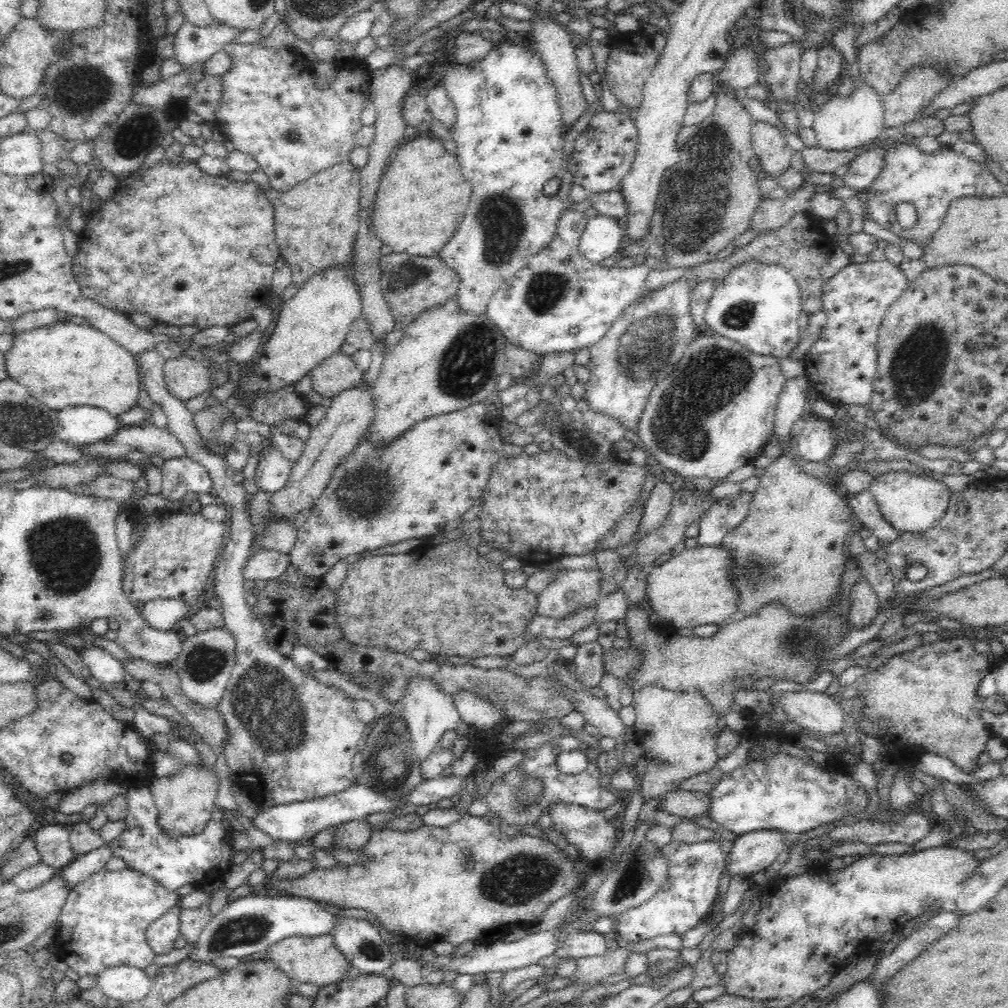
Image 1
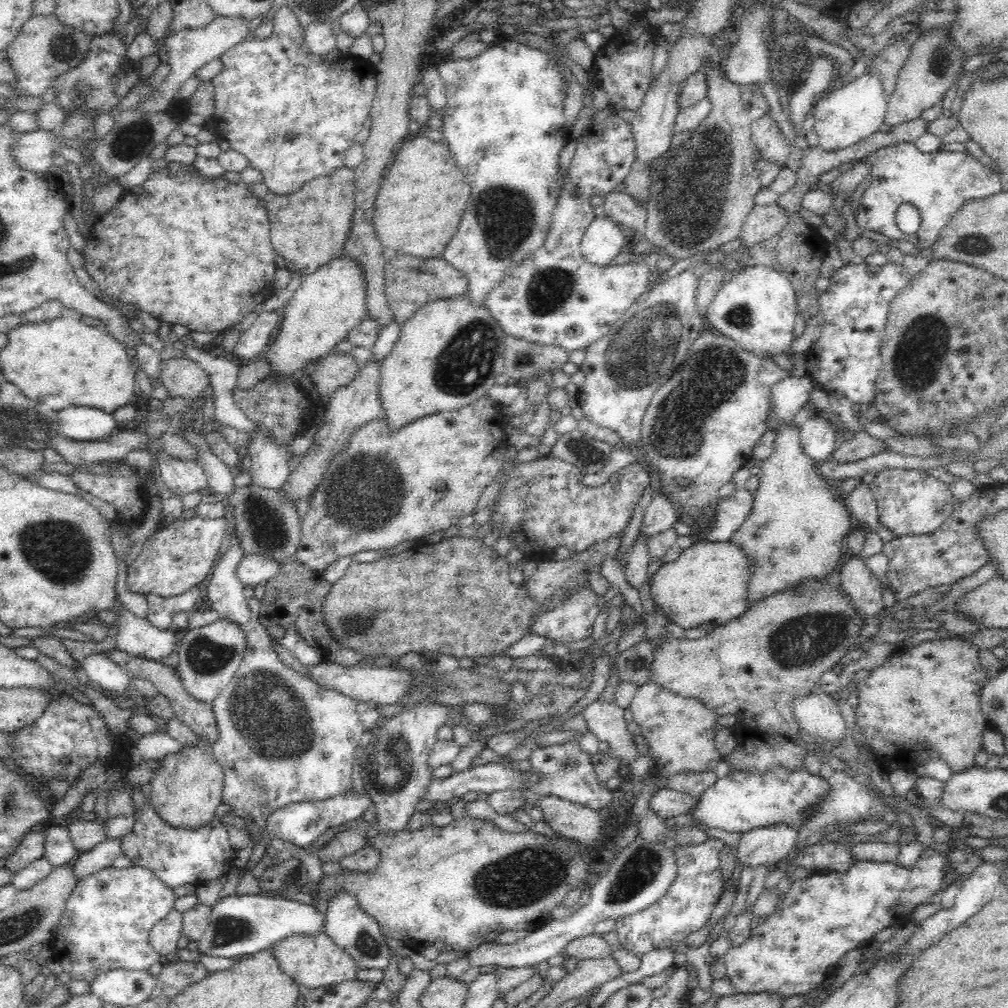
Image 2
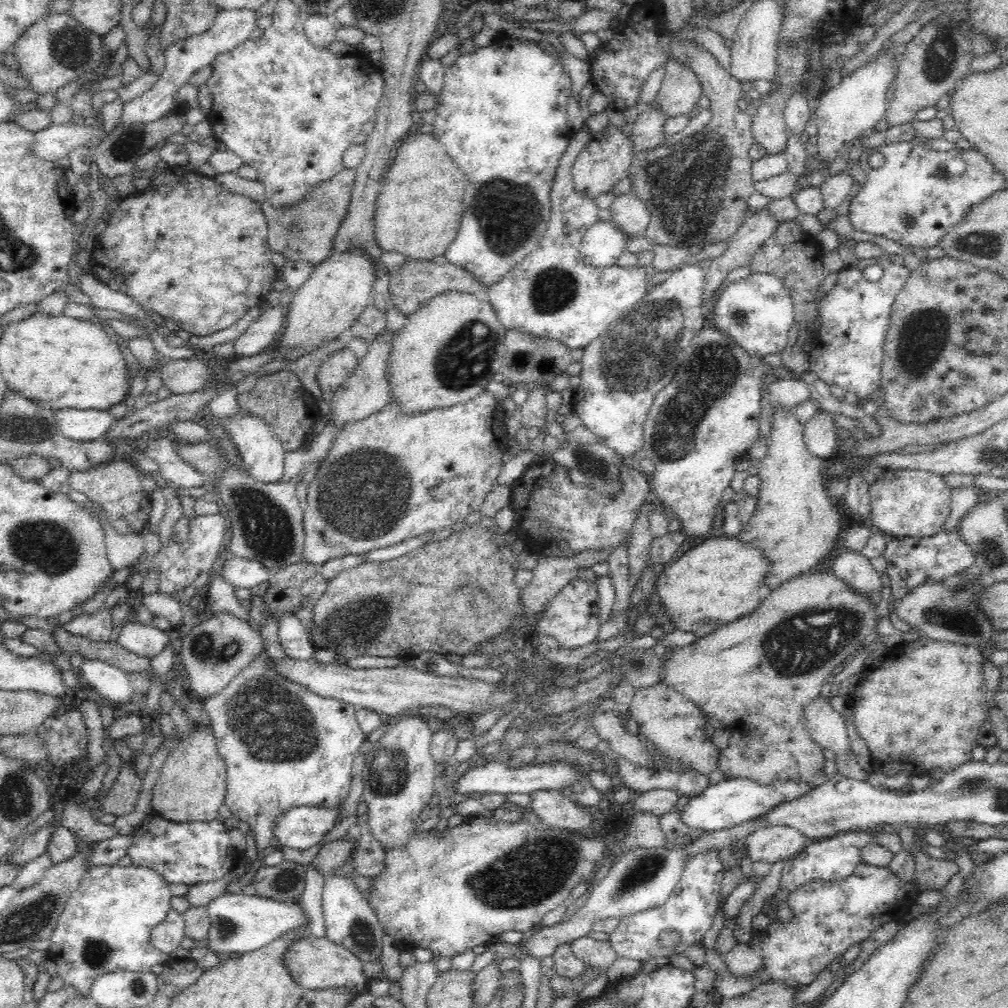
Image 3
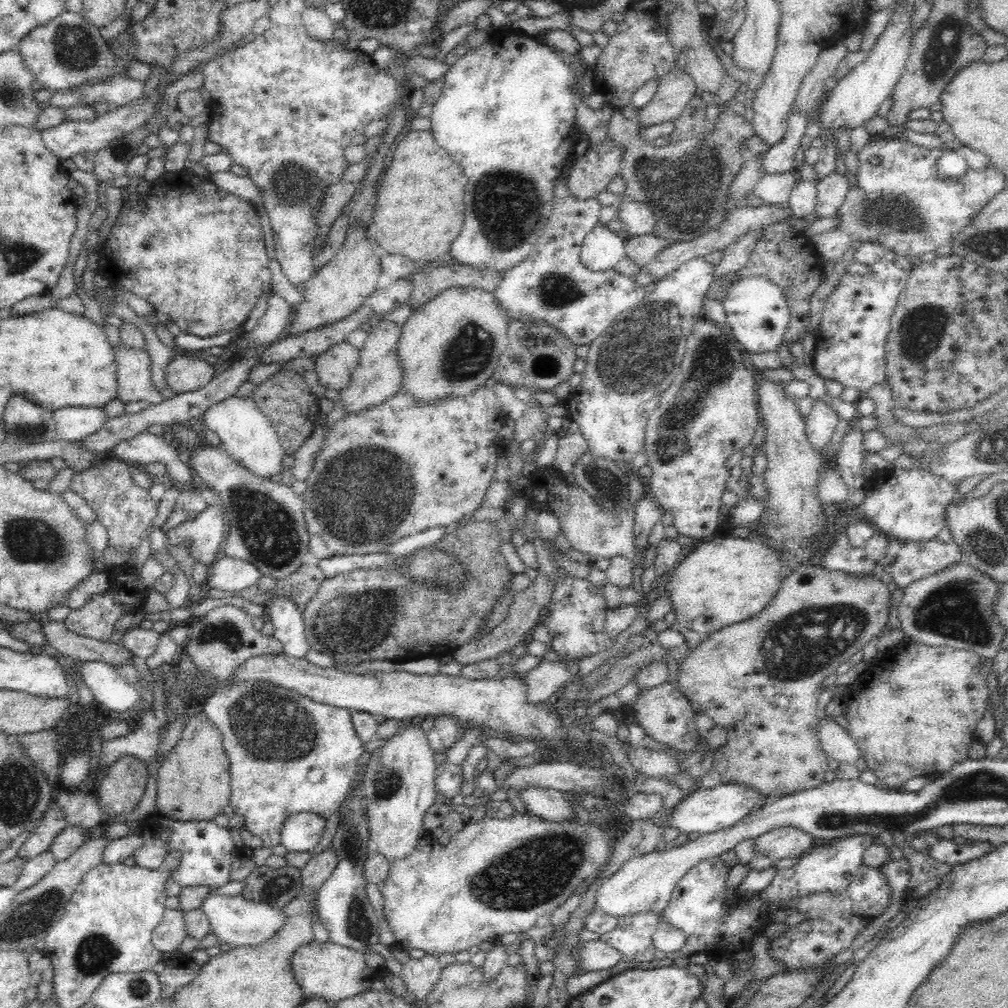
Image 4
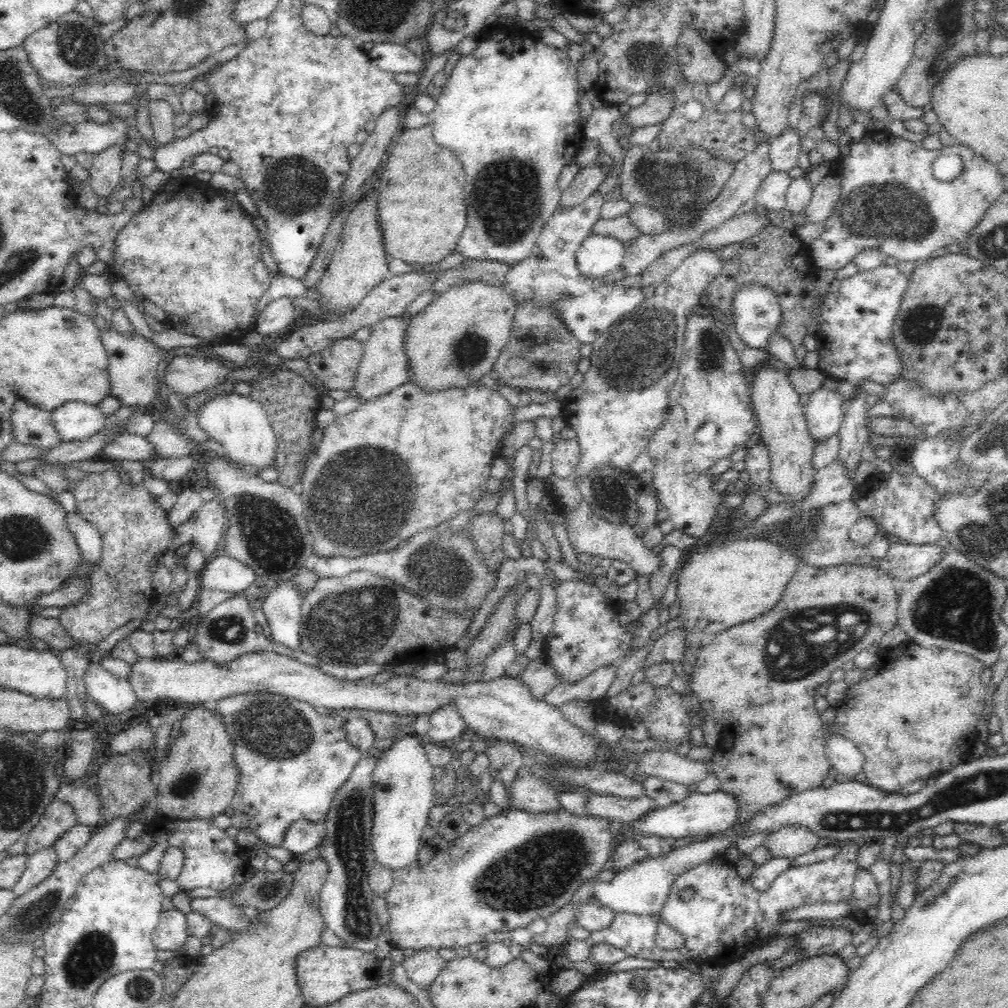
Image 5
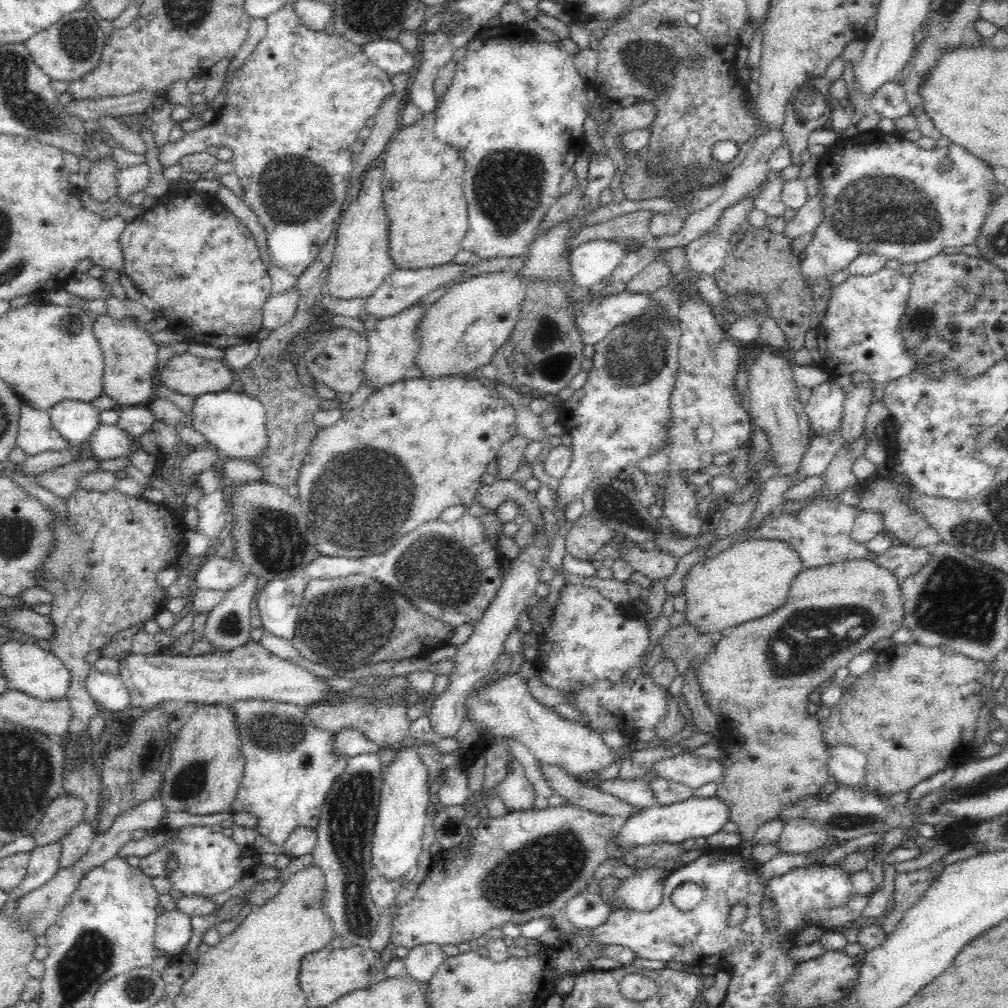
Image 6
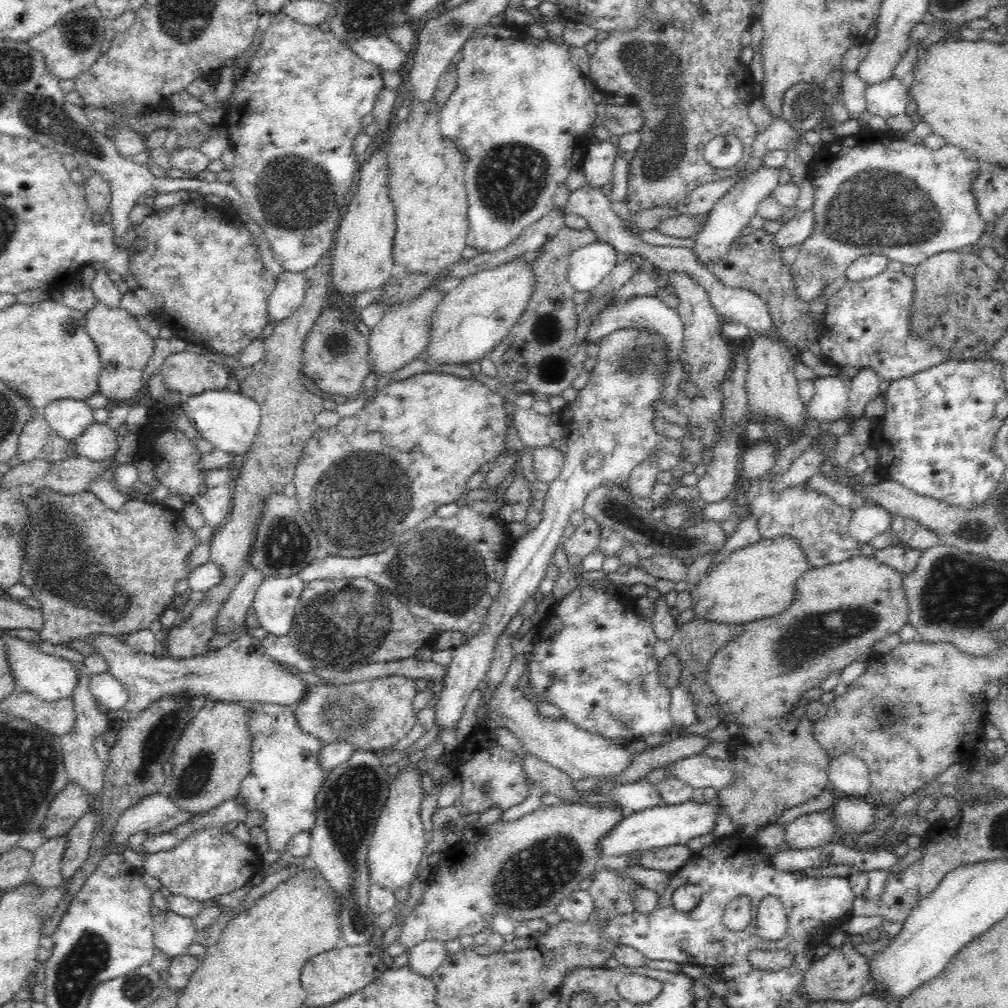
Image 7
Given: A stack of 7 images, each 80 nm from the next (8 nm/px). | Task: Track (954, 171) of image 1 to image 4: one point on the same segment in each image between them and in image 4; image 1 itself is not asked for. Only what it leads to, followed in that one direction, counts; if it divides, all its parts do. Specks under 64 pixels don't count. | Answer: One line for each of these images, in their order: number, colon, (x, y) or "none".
2: (938, 183)
3: (911, 200)
4: (899, 203)

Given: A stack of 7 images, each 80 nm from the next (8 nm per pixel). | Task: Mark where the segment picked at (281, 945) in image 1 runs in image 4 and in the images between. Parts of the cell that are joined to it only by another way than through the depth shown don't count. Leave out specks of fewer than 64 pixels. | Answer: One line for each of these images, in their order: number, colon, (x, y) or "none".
2: (313, 961)
3: (315, 963)
4: (322, 969)

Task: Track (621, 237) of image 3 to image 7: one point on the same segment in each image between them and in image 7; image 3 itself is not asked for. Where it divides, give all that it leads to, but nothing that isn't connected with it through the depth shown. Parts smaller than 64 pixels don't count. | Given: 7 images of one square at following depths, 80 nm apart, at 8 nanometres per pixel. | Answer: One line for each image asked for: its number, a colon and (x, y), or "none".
4: (601, 249)
5: (598, 255)
6: (590, 263)
7: (588, 265)

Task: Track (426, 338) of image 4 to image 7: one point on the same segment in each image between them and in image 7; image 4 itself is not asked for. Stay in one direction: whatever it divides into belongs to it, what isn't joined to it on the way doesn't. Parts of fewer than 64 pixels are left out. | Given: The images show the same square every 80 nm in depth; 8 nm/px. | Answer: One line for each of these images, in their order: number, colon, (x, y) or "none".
5: (455, 340)
6: (460, 332)
7: (472, 318)

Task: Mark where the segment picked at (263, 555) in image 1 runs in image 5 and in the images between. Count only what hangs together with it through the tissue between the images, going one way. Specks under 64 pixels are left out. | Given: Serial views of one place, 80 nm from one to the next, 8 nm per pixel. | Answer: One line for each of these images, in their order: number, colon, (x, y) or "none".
2: (252, 570)
3: (240, 572)
4: (229, 574)
5: (226, 574)

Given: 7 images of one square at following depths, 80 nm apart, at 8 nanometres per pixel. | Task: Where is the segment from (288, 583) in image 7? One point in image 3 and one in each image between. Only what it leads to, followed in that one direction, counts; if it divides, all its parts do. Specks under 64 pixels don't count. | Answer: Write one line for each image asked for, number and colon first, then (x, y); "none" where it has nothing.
3: (293, 637)
4: (287, 619)
5: (282, 606)
6: (278, 601)

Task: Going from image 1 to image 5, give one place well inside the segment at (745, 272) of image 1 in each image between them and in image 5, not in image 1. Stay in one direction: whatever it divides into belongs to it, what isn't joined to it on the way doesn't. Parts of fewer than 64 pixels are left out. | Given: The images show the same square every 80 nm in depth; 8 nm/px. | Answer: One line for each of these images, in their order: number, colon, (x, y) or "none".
2: (756, 308)
3: (757, 312)
4: (757, 313)
5: (756, 311)

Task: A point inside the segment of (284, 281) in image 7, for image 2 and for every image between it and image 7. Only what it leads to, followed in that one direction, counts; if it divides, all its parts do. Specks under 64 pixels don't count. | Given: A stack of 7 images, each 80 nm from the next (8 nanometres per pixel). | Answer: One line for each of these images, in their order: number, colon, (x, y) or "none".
2: (251, 344)
3: (260, 334)
4: (278, 314)
5: (280, 314)
6: (279, 308)

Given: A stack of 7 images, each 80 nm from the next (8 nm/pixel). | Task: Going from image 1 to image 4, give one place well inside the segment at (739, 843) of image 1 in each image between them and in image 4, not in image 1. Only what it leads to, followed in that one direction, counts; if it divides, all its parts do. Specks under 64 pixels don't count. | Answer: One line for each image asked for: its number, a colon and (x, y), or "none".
2: (769, 845)
3: (774, 843)
4: (780, 843)

